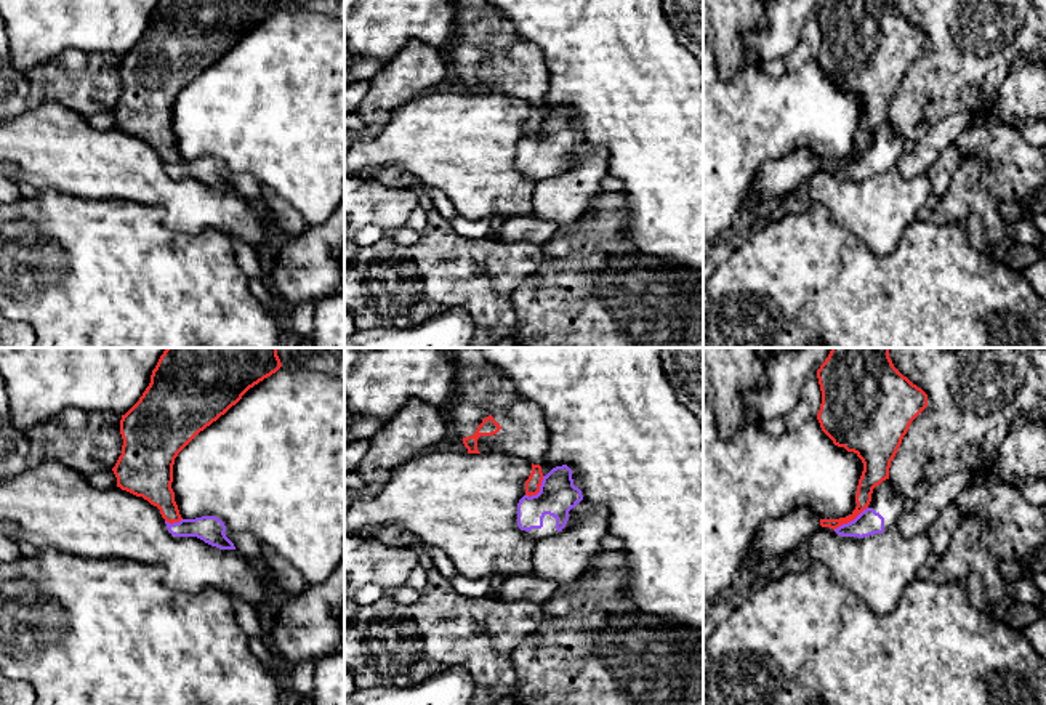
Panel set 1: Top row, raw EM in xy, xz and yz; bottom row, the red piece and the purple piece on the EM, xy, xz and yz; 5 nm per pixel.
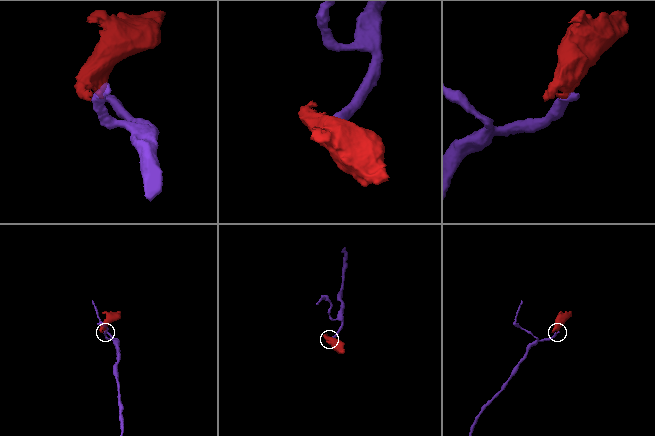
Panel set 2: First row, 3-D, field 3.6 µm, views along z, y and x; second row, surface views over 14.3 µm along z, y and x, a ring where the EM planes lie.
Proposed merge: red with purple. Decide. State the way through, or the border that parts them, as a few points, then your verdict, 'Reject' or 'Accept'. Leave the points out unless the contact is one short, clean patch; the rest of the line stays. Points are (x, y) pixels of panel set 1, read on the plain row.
Boundary: yz (867, 148), (852, 161), (833, 170). Reject

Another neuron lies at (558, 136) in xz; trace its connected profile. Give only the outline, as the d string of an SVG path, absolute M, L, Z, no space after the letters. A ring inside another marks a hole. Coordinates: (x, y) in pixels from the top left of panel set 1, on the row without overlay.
M567 106L553 109L543 117L537 136L524 136L517 144L517 167L524 176L541 181L559 175L578 157L575 147L583 141L573 127Z

